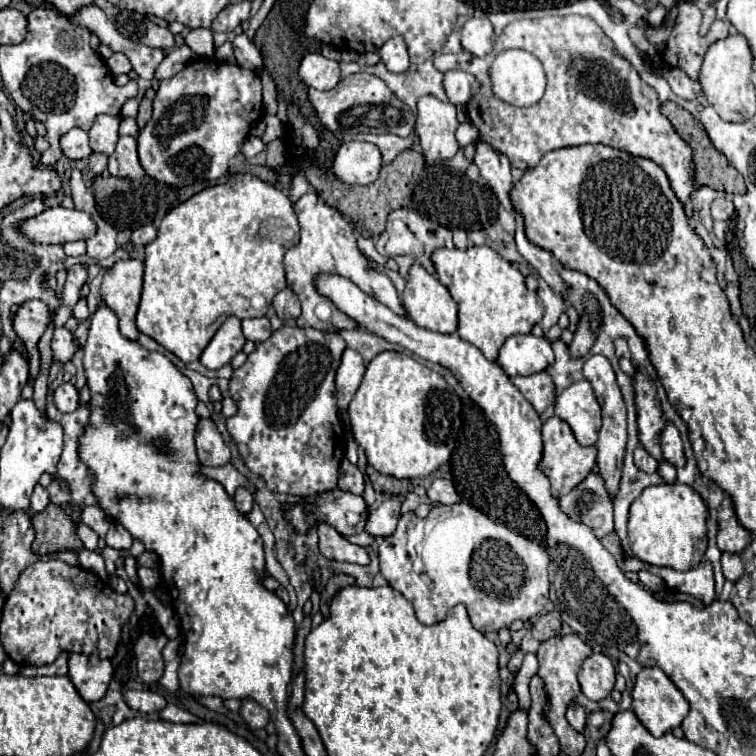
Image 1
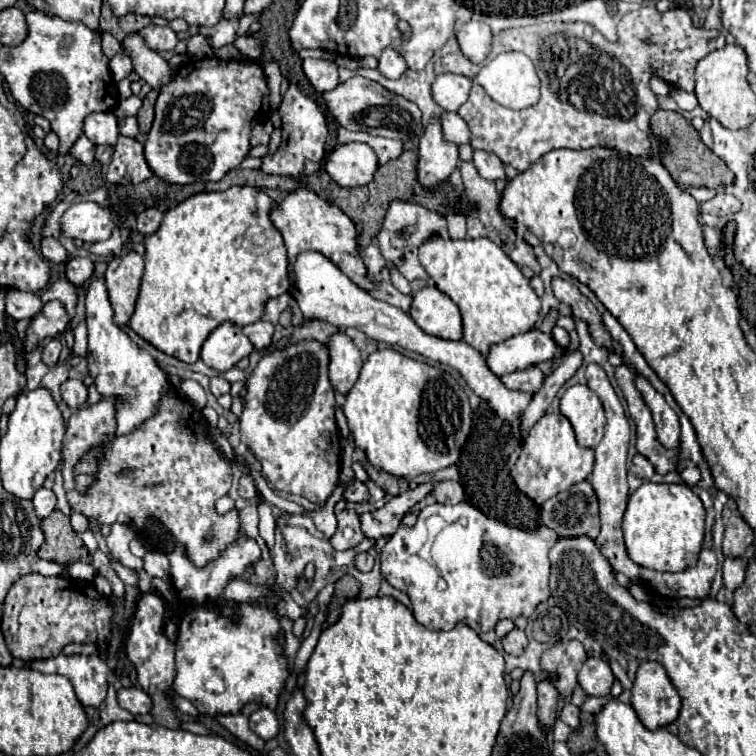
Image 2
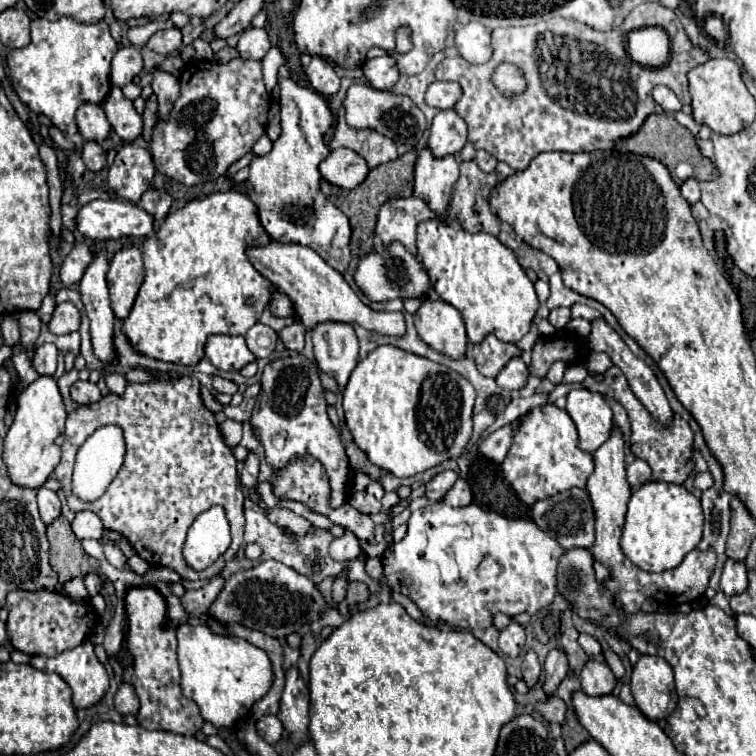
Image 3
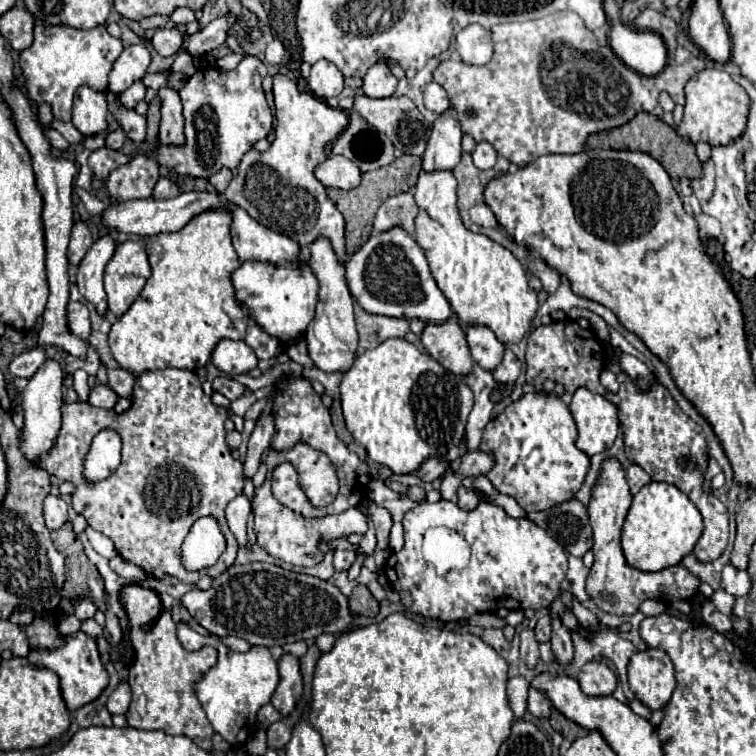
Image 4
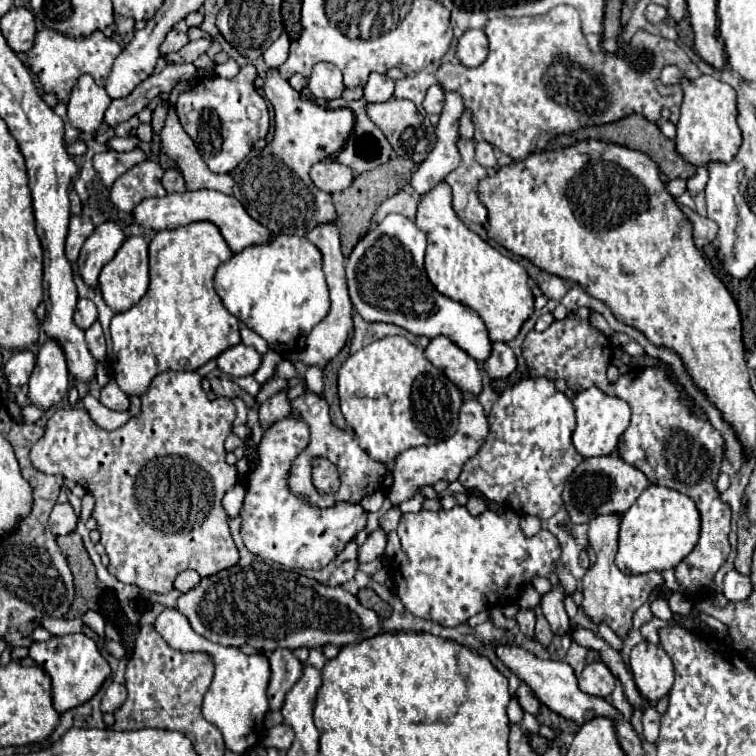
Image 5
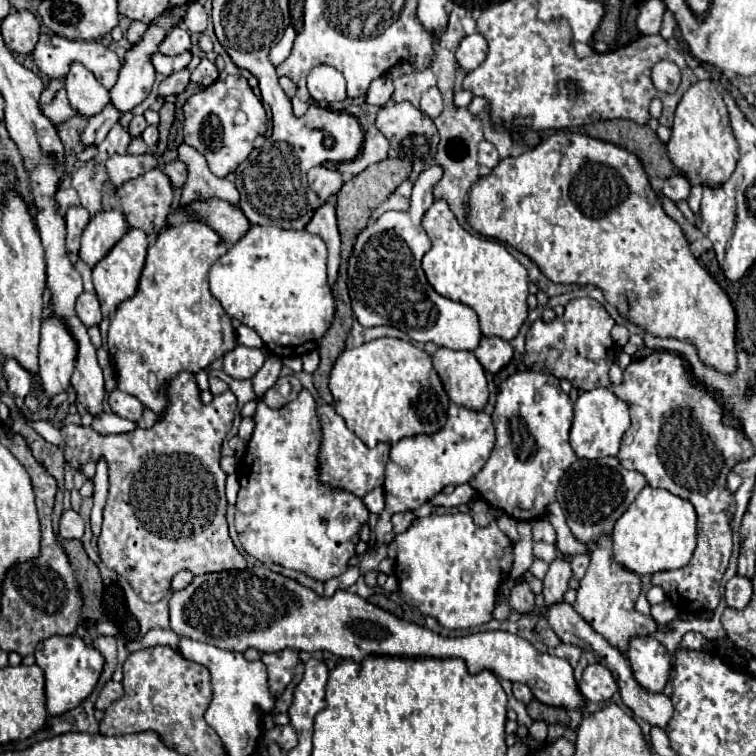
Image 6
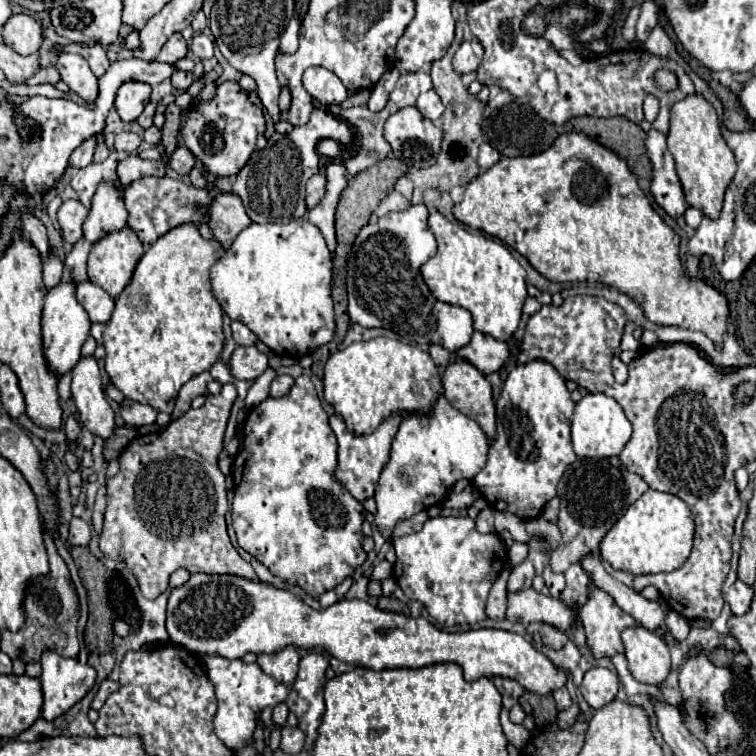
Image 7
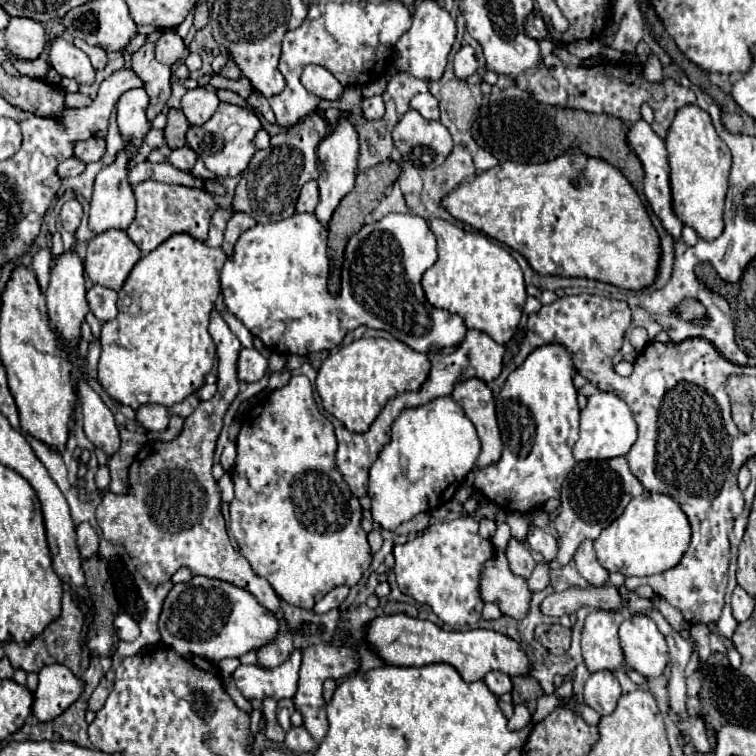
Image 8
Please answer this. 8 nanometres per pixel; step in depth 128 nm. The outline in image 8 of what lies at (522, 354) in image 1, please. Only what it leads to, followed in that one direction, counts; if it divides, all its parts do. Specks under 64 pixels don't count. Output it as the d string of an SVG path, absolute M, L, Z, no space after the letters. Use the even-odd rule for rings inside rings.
M294 214L280 222L256 224L240 234L232 256L228 256L220 272L220 290L226 310L232 312L242 324L258 336L264 346L280 354L300 354L330 350L342 342L346 332L368 326L386 330L418 352L436 352L444 346L458 346L466 336L466 324L460 314L434 308L422 290L422 274L436 262L436 238L428 222L416 214L388 214L374 224L362 226L346 248L342 294L332 296L326 286L329 275L328 230L320 226L314 214Z

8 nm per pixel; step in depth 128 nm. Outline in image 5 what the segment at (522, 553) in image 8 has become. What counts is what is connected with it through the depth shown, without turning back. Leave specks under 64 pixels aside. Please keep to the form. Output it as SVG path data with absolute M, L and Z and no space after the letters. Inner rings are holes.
M518 610L518 614L516 614L516 622L518 622L518 626L520 626L520 630L522 630L524 636L534 638L534 624L536 624L536 616L534 616L532 610Z

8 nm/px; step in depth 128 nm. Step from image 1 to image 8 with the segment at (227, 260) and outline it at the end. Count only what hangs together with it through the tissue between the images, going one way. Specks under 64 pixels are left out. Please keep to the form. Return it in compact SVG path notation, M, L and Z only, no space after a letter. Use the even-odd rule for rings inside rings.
M184 232L170 236L168 240L164 240L156 250L152 250L150 254L146 254L144 258L138 260L138 264L132 268L130 276L126 278L122 290L118 292L118 316L114 320L108 320L102 324L102 336L100 336L100 346L102 346L102 356L98 362L98 380L102 384L102 388L116 400L122 404L132 406L134 410L138 406L144 404L162 404L162 406L171 407L178 402L182 402L186 396L190 396L194 390L198 390L204 384L204 376L212 370L214 362L216 362L216 346L212 342L212 336L208 332L208 322L210 322L210 314L214 310L216 298L220 294L220 268L224 266L224 260L228 256L222 252L222 248L210 248L206 246L202 240L196 240Z

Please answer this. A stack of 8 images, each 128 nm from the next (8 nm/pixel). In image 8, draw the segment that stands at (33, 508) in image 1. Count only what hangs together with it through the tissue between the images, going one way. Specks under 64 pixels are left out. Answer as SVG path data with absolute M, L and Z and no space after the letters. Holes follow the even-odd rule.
M88 522L76 526L76 536L78 536L78 552L82 558L88 558L98 552L98 534Z

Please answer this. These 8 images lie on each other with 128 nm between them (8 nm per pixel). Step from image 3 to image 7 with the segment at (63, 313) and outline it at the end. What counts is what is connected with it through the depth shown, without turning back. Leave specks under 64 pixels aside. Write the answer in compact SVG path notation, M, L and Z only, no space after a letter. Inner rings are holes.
M84 282L76 286L76 300L84 306L92 324L108 322L114 310L114 300L96 284Z

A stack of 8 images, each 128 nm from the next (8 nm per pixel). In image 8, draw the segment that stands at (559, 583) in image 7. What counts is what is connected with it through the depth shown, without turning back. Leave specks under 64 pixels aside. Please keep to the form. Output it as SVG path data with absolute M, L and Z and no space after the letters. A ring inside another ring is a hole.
M536 528L536 530L528 532L526 542L528 542L528 546L530 546L532 550L540 552L548 564L554 560L556 552L558 552L556 538L554 538L552 534L548 534L548 532L544 532L544 530L540 530L540 528Z

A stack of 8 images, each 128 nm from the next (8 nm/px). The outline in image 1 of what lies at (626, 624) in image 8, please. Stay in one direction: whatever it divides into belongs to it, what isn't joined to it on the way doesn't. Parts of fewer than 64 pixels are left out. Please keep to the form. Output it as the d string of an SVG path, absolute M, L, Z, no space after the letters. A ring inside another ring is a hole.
M650 666L636 676L634 692L632 692L632 708L638 720L650 730L650 734L662 736L682 724L682 720L688 716L690 704L684 698L684 694L676 688L676 684L658 666Z

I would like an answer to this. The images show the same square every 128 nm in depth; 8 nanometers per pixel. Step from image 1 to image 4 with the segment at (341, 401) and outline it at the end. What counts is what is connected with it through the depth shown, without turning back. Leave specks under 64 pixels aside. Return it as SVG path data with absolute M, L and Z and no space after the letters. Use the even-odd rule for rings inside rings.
M318 238L310 244L310 268L318 280L318 302L316 302L316 316L312 318L306 330L306 342L310 358L314 360L316 368L322 372L346 372L356 360L358 348L358 332L352 314L352 298L344 278L344 264L336 260L332 252L332 244L328 240Z

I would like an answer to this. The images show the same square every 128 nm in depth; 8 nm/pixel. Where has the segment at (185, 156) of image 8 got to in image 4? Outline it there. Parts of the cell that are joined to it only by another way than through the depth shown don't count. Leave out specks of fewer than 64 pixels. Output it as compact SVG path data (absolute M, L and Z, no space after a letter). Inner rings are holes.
M160 178L158 184L154 186L152 190L152 198L158 198L158 200L166 200L166 198L176 198L180 194L178 186L174 182L170 182L168 178Z

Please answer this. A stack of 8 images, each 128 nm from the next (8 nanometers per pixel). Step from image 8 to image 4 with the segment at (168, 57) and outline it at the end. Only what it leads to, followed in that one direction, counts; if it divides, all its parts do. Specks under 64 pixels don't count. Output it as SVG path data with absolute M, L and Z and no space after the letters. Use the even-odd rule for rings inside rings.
M158 28L150 38L154 50L160 56L172 56L182 48L182 34L176 28Z

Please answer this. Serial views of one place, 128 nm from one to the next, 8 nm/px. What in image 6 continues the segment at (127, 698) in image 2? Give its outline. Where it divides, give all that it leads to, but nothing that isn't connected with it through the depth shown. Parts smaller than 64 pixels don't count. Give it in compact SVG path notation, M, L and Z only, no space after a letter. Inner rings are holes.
M110 680L110 682L104 686L104 690L100 692L98 700L96 700L96 710L106 710L112 702L120 700L122 696L124 696L124 688L122 688L122 684Z

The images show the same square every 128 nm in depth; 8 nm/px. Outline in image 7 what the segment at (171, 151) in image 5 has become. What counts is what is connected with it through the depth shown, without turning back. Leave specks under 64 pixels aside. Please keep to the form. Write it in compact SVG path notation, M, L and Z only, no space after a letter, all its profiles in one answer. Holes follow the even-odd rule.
M210 190L212 202L208 206L208 228L214 234L216 240L220 240L220 244L228 250L232 246L232 242L236 240L236 236L248 228L252 224L252 220L248 218L244 204L240 200L238 194L234 192L220 192L220 190Z

